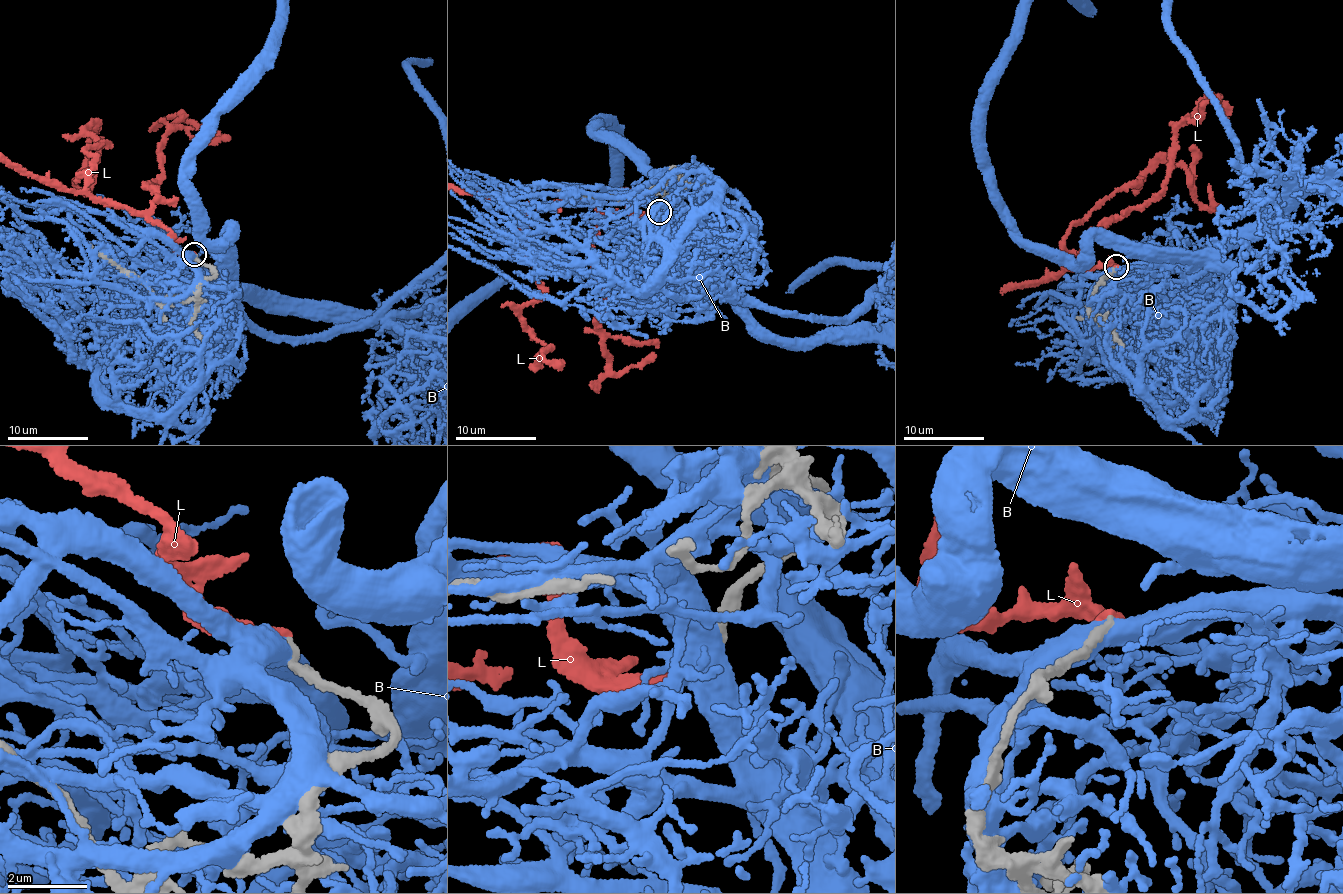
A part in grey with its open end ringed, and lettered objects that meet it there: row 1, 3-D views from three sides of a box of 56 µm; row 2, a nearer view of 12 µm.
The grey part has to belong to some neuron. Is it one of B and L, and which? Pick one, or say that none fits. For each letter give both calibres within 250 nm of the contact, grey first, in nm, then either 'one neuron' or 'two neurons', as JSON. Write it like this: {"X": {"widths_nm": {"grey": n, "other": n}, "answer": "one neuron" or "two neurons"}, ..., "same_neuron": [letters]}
{"B": {"widths_nm": {"grey": 280, "other": 550}, "answer": "two neurons"}, "L": {"widths_nm": {"grey": 200, "other": 320}, "answer": "two neurons"}, "same_neuron": []}

